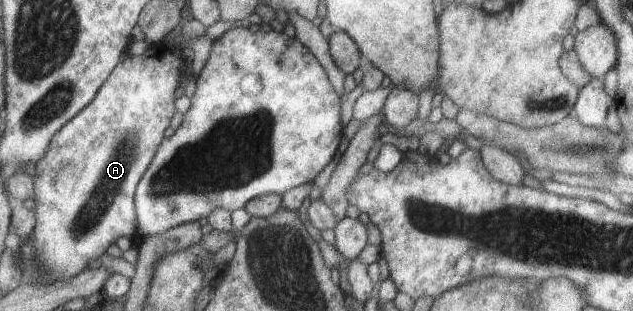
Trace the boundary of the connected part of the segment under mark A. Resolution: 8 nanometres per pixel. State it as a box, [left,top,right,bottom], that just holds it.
[32,43,187,282]

